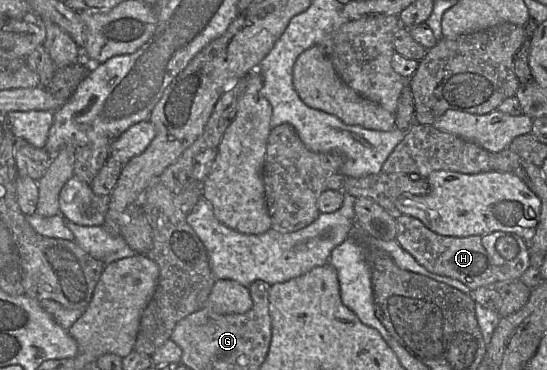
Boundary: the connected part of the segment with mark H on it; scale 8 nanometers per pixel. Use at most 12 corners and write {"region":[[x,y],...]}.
{"region":[[400,215],[396,240],[431,273],[497,285],[481,236],[447,237]]}

